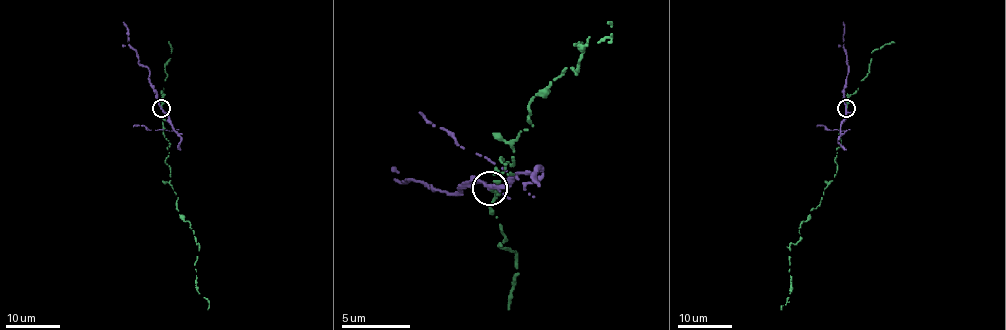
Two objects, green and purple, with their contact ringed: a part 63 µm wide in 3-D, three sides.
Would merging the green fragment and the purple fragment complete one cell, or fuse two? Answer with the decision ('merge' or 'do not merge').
do not merge

